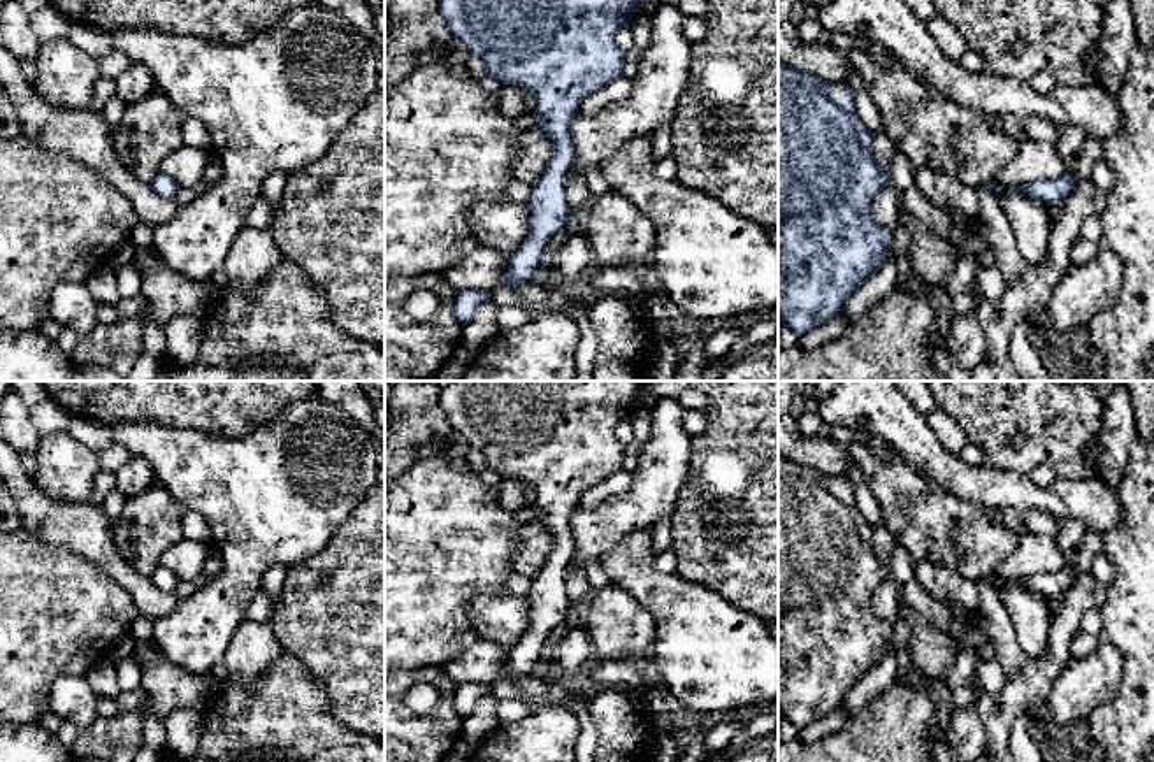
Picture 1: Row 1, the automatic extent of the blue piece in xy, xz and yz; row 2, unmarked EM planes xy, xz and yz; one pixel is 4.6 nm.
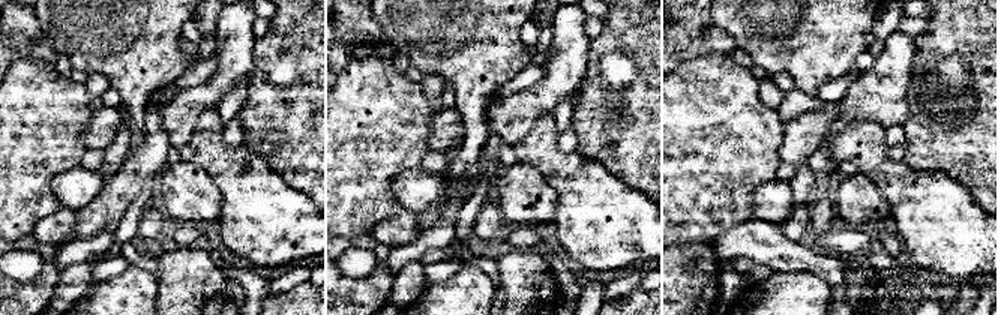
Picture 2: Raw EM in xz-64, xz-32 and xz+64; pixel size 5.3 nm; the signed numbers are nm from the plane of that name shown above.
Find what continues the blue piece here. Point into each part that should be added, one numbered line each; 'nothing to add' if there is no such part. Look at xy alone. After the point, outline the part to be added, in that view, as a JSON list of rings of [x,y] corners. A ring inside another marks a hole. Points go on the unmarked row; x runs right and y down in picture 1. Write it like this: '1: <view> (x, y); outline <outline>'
nothing to add

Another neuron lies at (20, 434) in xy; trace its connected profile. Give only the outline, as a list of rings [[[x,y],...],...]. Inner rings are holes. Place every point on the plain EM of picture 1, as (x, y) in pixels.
[[[14,386],[0,400],[0,421],[4,428],[2,437],[18,455],[37,451],[42,435],[33,427],[30,407]]]

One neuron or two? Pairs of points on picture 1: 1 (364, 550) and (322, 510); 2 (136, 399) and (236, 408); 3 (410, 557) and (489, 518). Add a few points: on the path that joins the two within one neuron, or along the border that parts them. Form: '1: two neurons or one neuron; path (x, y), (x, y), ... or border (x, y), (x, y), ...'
1: two neurons; border (366, 492), (331, 541), (313, 555)
2: one neuron; path (160, 399), (211, 399)
3: one neuron; path (429, 543), (436, 538), (469, 538)

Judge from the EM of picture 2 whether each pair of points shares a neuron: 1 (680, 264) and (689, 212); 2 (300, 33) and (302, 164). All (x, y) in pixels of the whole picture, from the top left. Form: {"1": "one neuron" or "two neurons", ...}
{"1": "two neurons", "2": "one neuron"}

